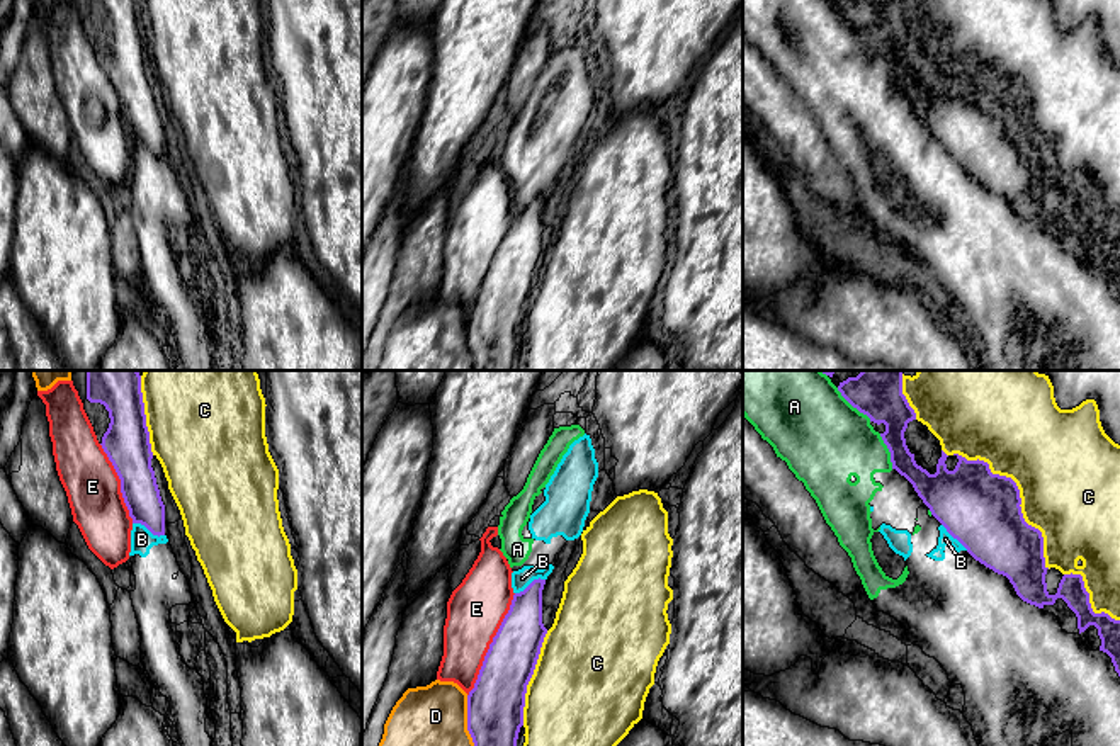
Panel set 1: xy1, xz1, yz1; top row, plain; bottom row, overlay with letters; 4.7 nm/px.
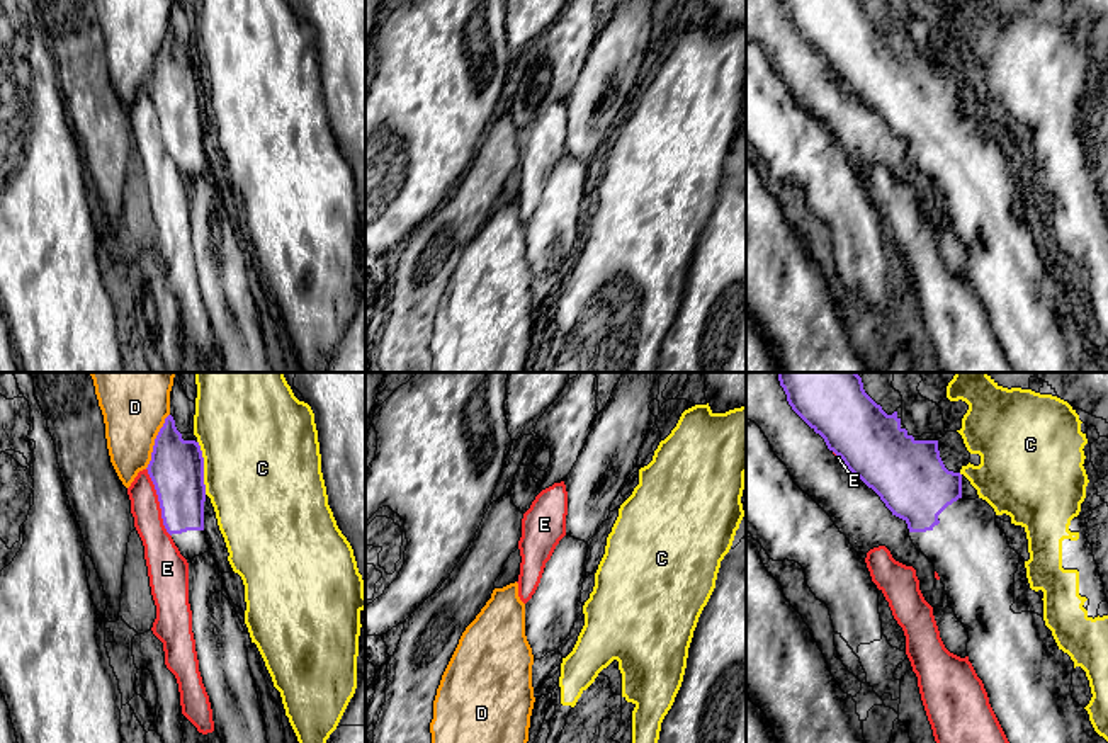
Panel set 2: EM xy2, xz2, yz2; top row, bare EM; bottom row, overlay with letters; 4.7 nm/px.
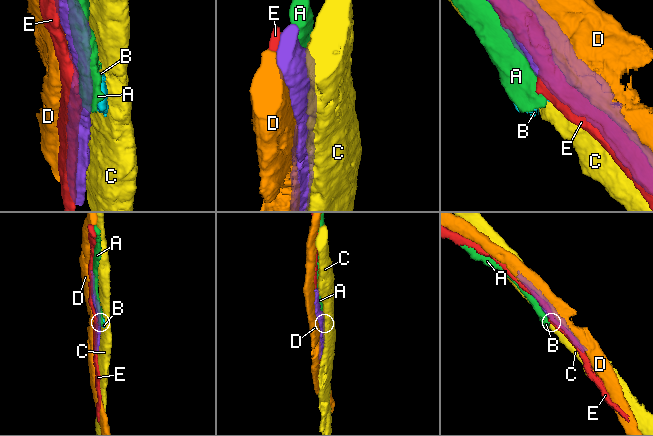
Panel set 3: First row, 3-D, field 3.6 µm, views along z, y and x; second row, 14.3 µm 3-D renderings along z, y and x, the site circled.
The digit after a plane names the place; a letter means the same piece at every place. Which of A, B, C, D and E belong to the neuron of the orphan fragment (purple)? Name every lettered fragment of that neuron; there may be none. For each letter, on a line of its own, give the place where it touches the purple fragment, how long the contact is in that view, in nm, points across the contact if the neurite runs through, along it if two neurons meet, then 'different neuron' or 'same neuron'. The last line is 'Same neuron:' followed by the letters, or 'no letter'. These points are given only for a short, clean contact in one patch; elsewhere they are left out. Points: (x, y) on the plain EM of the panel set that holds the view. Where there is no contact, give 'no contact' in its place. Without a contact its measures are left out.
A: yz1 (854, 26) | 220 nm | different neuron
B: xy1 (148, 148) | 170 nm | along xy1 (133, 141), (140, 141), (153, 153), (164, 155) | different neuron
C: yz1 (1018, 114) | 700 nm | different neuron
D: xz1 (468, 342) | 260 nm | different neuron
E: xz1 (490, 264) | 550 nm | different neuron
Same neuron: no letter

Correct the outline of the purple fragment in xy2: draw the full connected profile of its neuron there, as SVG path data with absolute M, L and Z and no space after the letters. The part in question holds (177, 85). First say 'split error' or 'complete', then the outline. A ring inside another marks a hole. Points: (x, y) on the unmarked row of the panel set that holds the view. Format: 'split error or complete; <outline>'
split error; M172 34L160 48L148 94L167 151L185 179L209 170L204 153L204 77L199 61L184 60Z

